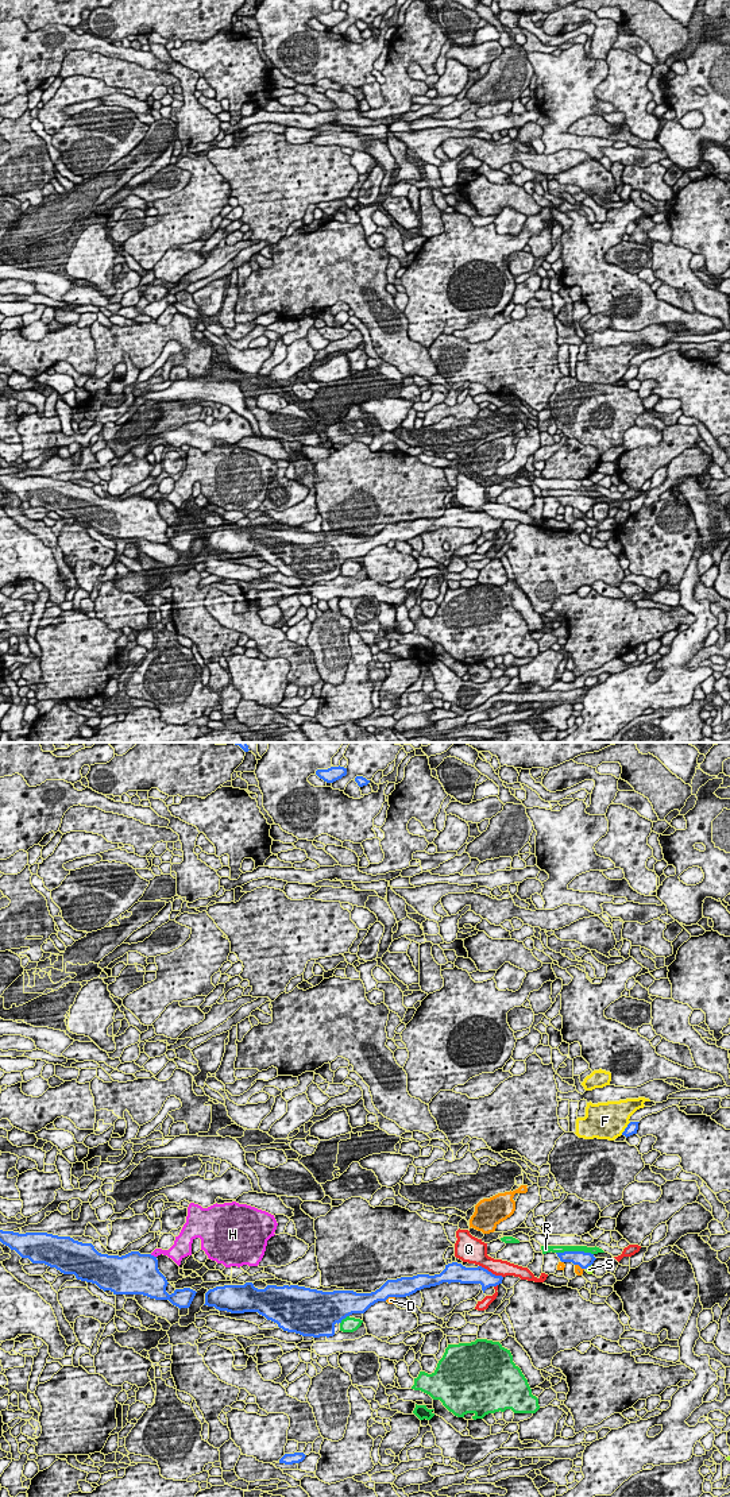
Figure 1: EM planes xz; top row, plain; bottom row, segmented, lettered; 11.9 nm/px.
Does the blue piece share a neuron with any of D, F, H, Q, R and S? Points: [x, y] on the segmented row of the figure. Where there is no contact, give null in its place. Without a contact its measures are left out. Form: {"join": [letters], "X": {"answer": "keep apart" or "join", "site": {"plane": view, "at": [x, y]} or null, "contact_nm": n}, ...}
{"join": [], "D": {"answer": "keep apart", "site": {"plane": "xz", "at": [389, 1296]}, "contact_nm": 140}, "F": {"answer": "keep apart", "site": {"plane": "xz", "at": [625, 1129]}, "contact_nm": 200}, "H": {"answer": "keep apart", "site": {"plane": "xz", "at": [153, 1256]}, "contact_nm": 90}, "Q": {"answer": "keep apart", "site": {"plane": "xz", "at": [490, 1272]}, "contact_nm": 320}, "R": {"answer": "keep apart", "site": {"plane": "xz", "at": [575, 1251]}, "contact_nm": 440}, "S": {"answer": "keep apart", "site": {"plane": "xz", "at": [588, 1265]}, "contact_nm": 110}}

